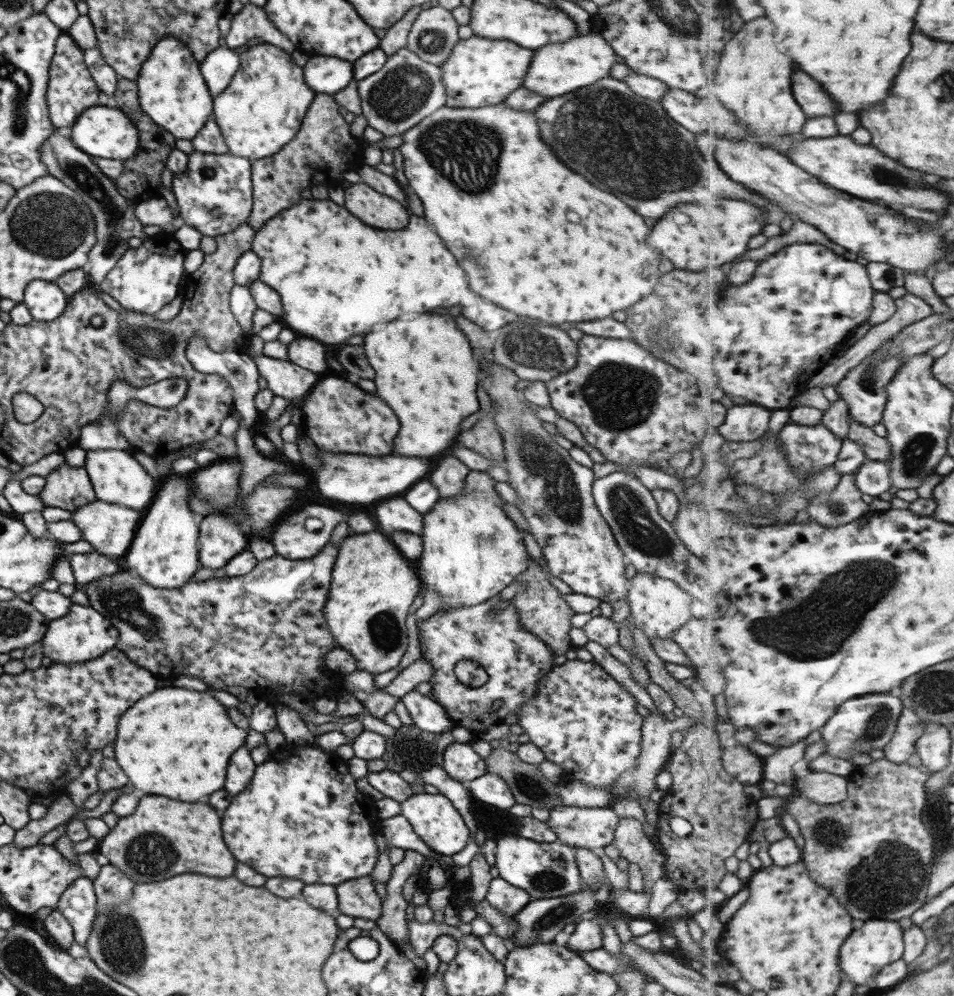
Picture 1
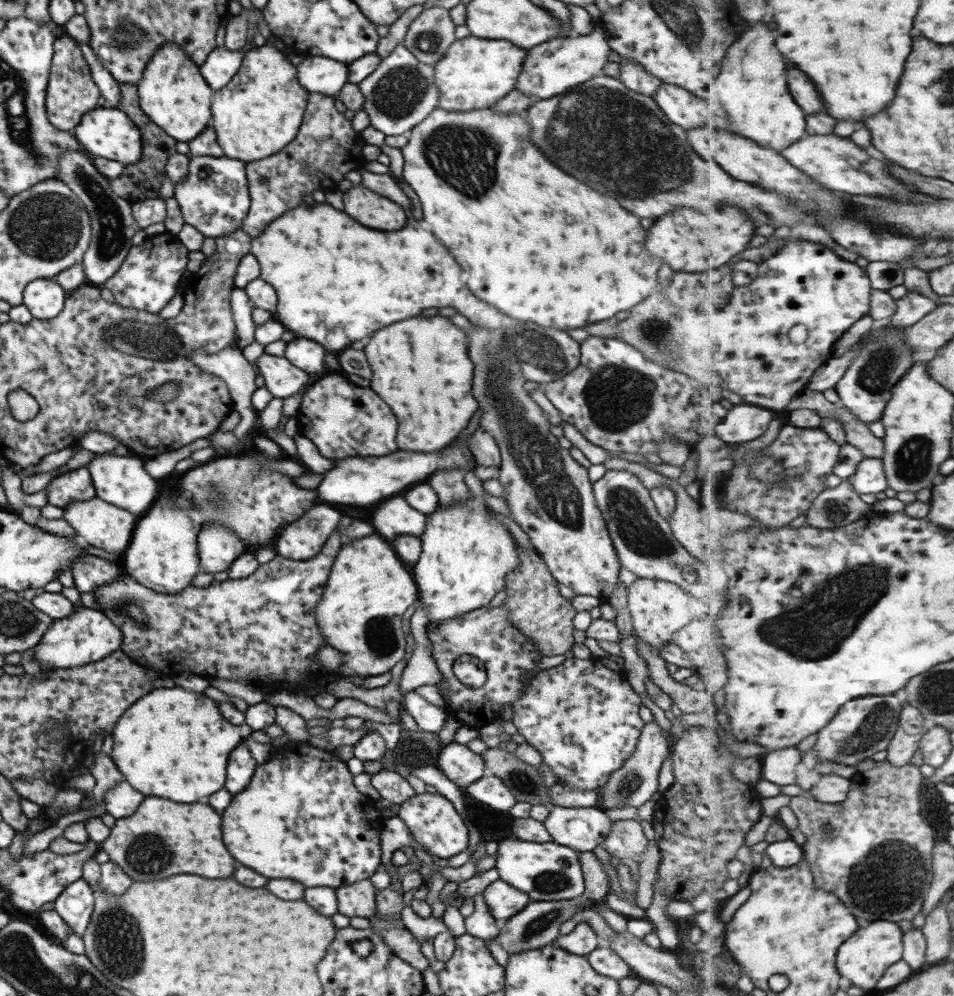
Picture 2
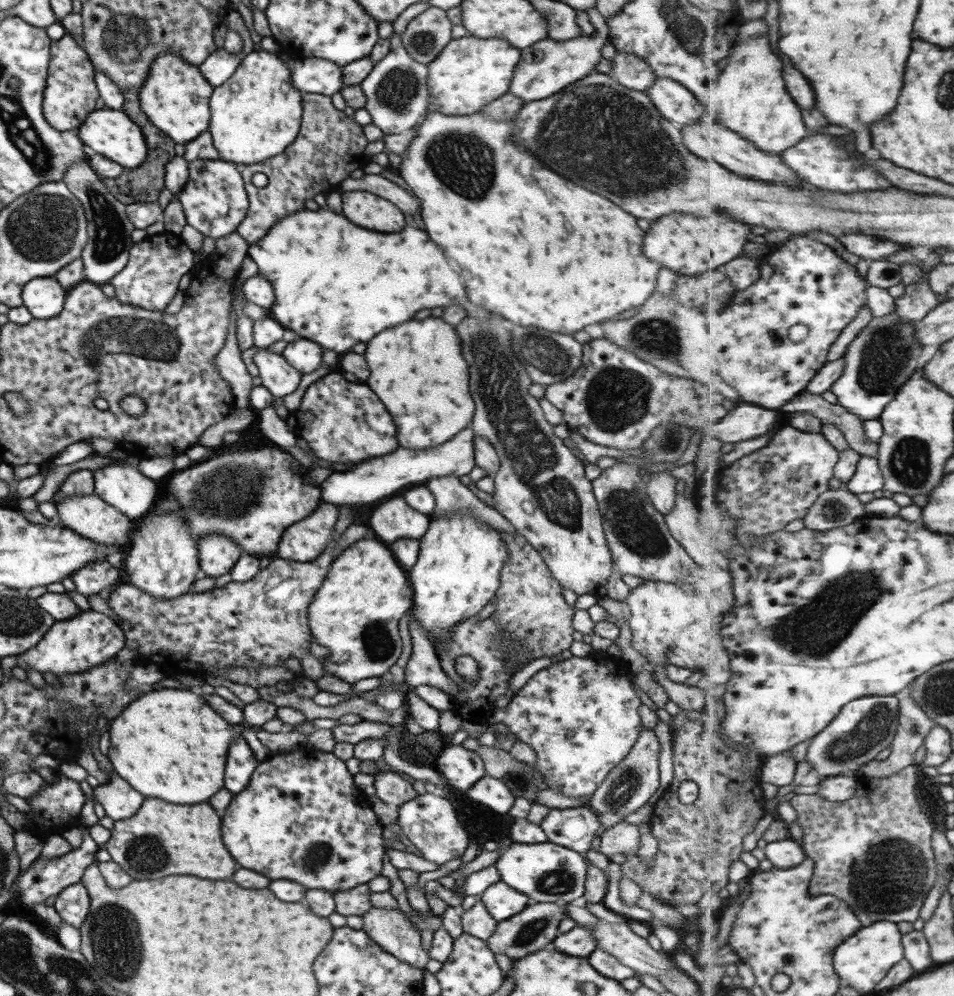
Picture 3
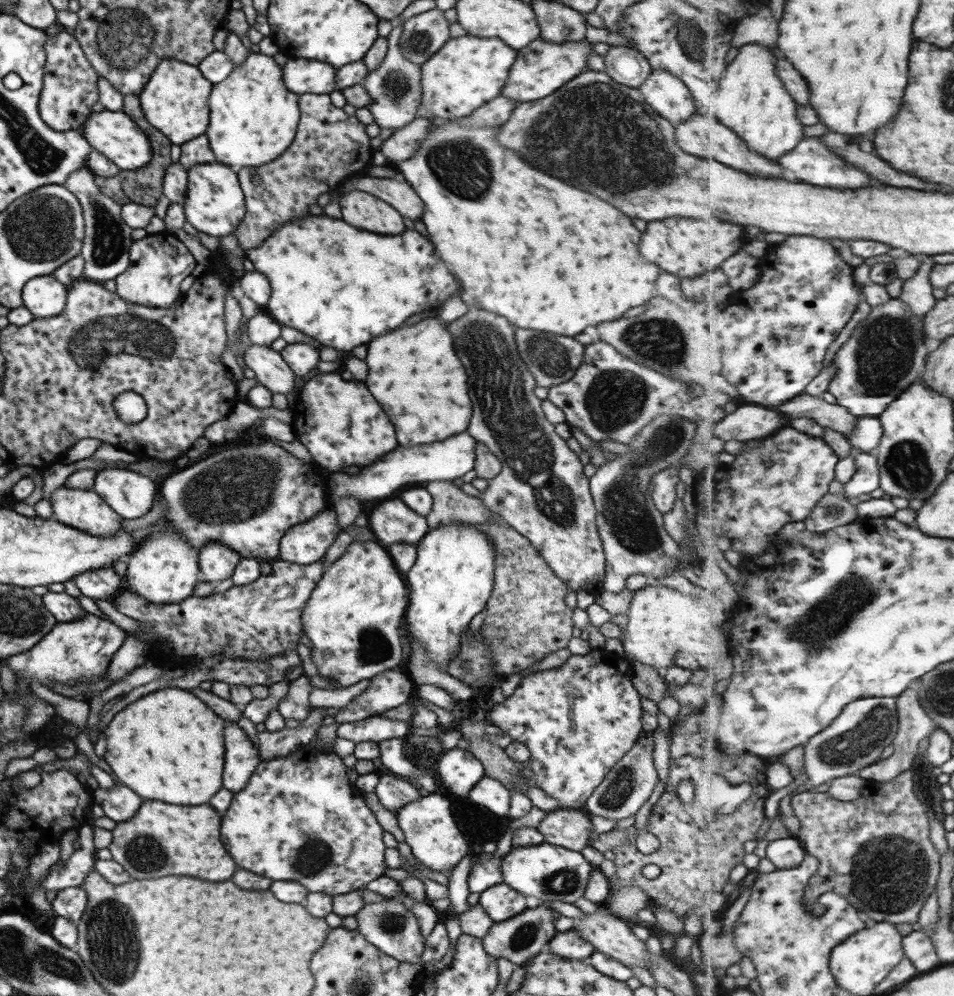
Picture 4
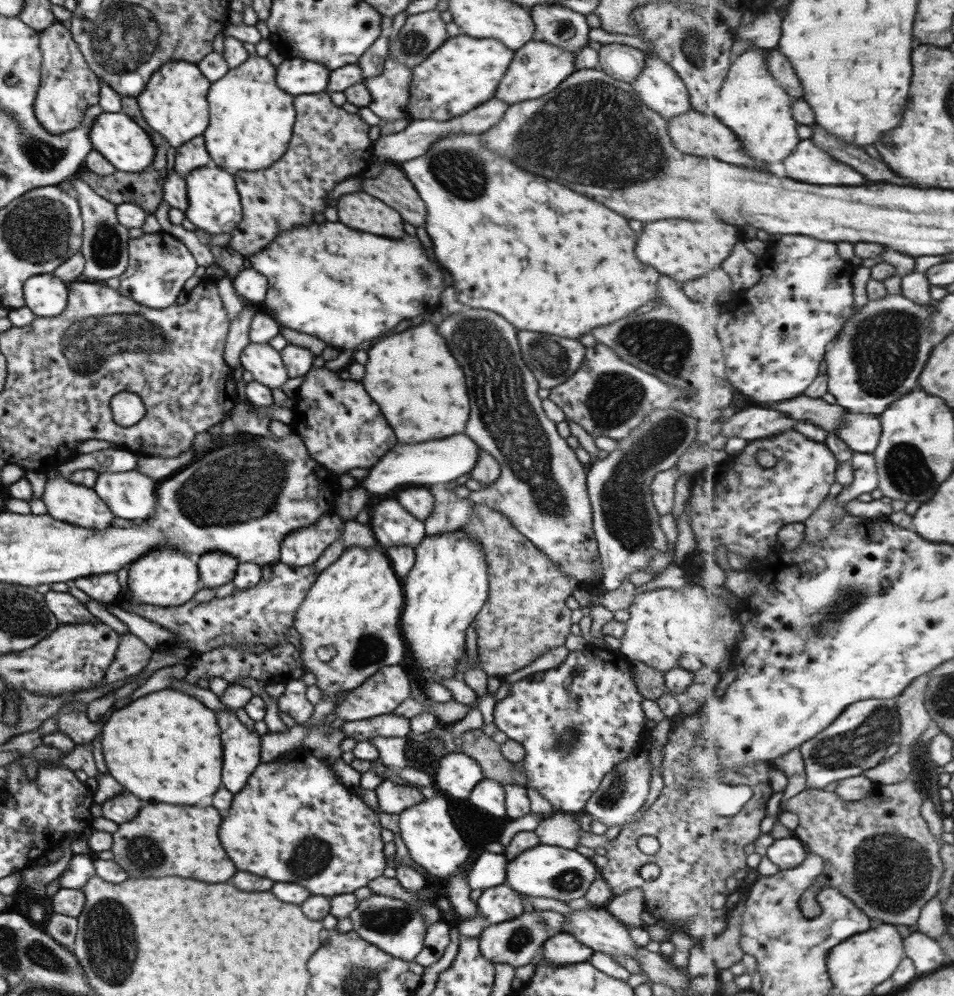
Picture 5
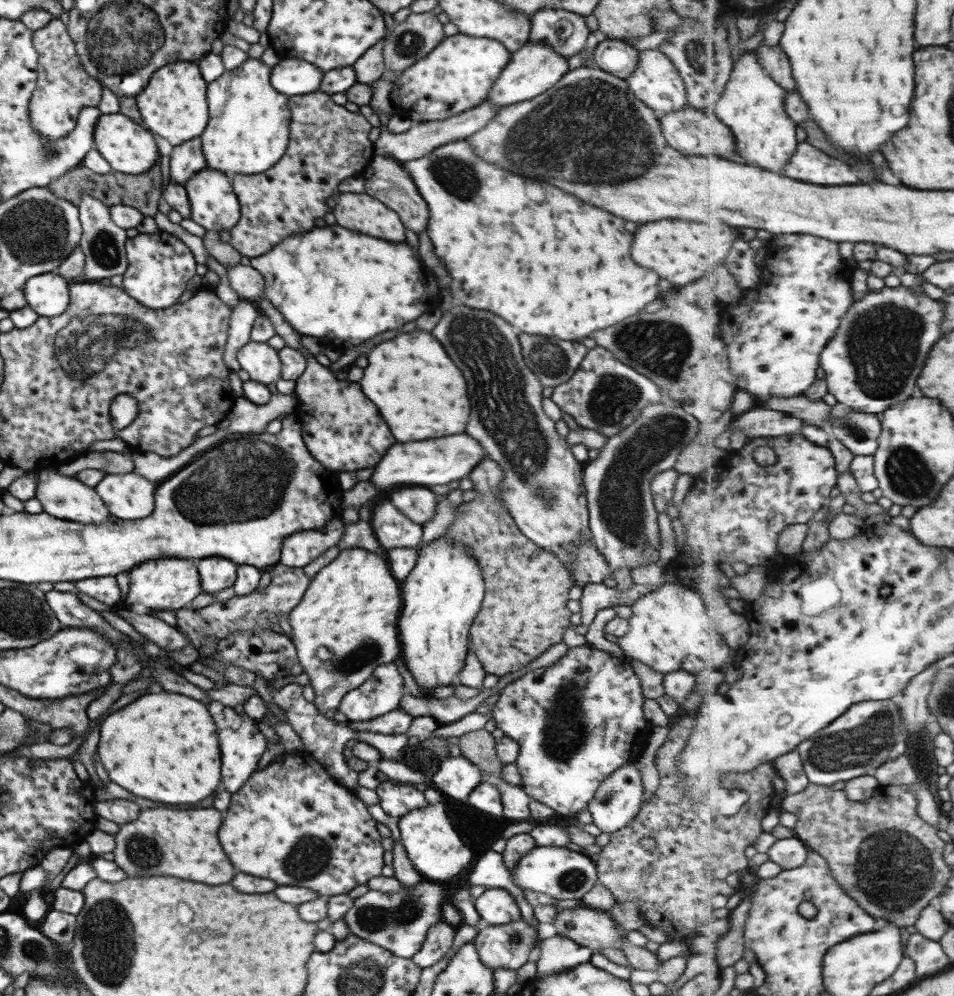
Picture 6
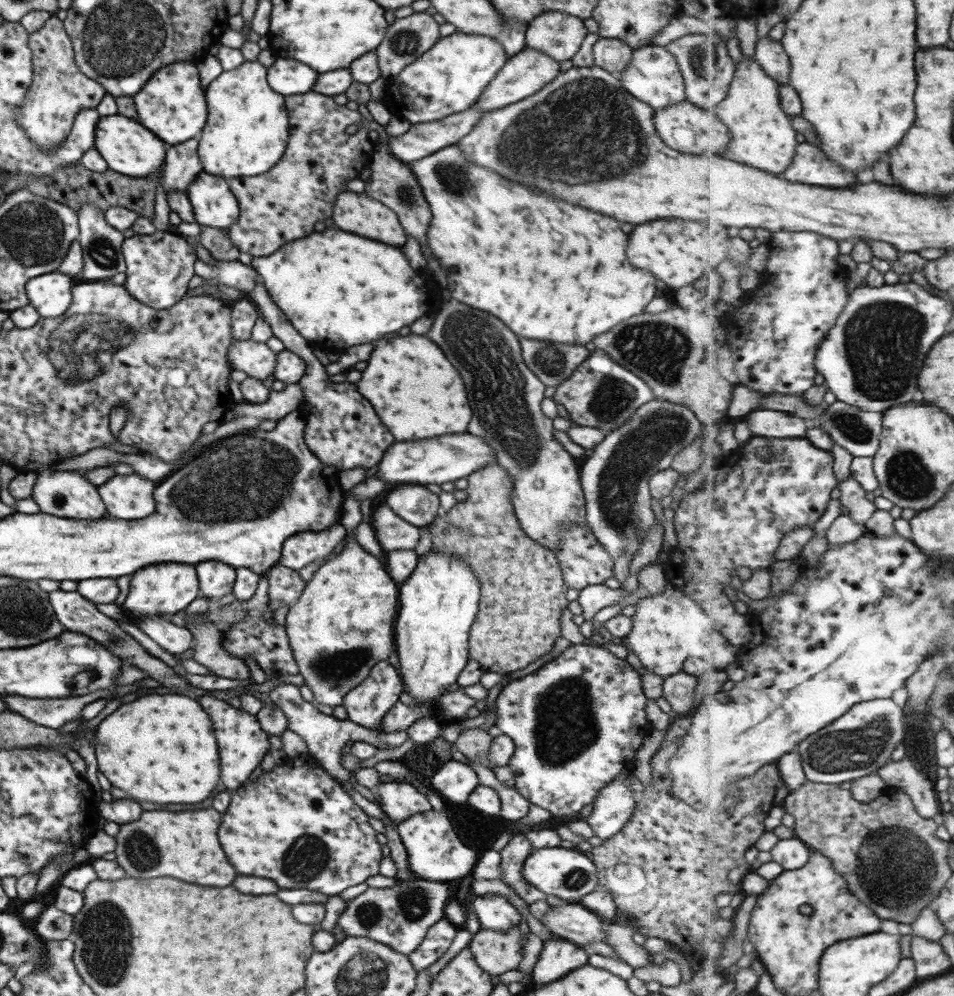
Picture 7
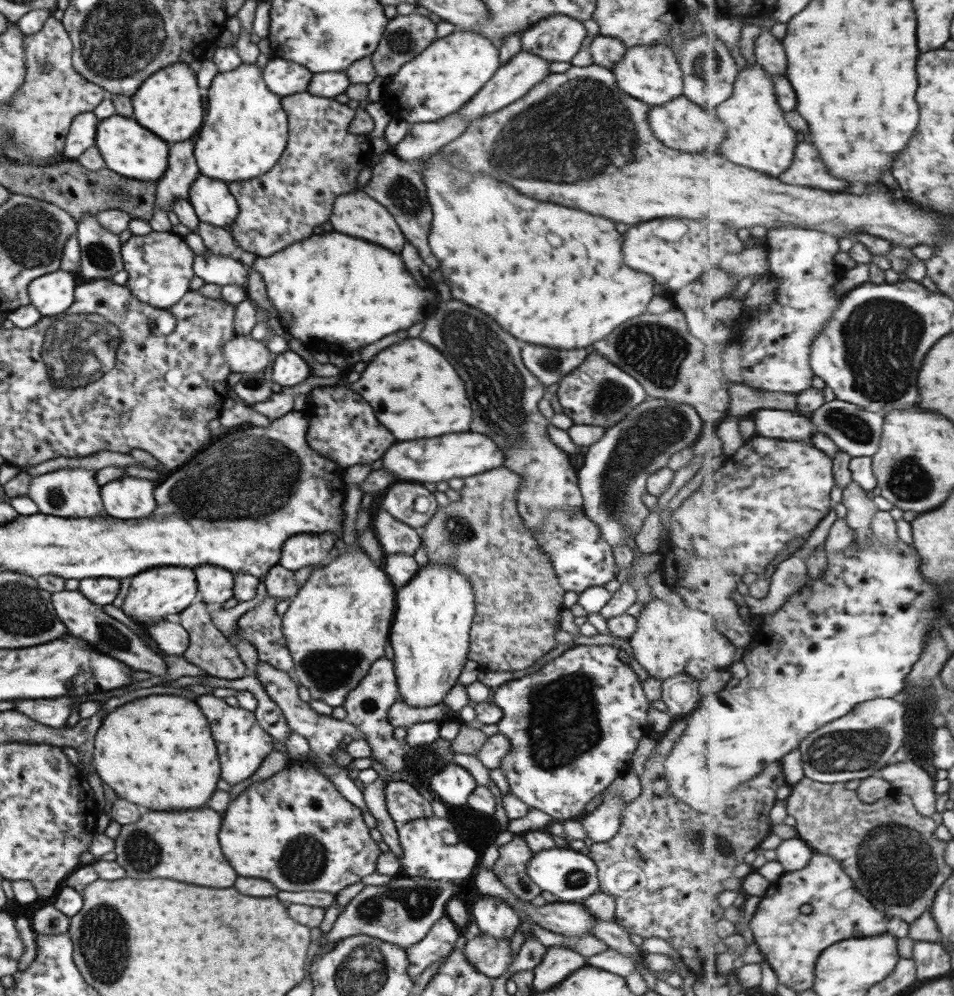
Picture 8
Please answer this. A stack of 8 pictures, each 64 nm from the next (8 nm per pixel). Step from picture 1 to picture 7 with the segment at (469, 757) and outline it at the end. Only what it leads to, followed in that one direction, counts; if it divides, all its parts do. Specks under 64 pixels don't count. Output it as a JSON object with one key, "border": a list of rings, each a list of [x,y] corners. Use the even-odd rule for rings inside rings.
{"border":[[[450,759],[442,765],[431,778],[433,790],[446,803],[448,800],[454,806],[464,806],[470,793],[479,785],[476,771],[465,762]]]}

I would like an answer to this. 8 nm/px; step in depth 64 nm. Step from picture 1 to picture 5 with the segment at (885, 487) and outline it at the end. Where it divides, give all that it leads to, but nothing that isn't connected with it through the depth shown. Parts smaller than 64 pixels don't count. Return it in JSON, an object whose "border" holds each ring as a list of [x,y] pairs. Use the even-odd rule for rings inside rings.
{"border":[[[857,452],[853,458],[856,480],[835,497],[843,505],[881,488],[881,474],[875,454]]]}

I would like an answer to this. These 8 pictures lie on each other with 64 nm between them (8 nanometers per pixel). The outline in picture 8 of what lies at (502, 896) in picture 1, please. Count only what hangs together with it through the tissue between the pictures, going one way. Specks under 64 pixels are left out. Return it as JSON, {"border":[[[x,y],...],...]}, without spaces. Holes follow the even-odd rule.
{"border":[[[492,897],[478,899],[472,906],[471,916],[482,933],[499,939],[512,938],[522,923],[519,914],[510,905]]]}

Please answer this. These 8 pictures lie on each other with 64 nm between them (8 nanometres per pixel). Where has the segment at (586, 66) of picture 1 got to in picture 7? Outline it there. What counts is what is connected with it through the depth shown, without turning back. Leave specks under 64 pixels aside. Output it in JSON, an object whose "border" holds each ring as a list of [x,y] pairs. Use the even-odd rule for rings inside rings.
{"border":[[[526,46],[518,54],[507,59],[494,80],[490,82],[490,86],[486,88],[482,96],[470,108],[480,109],[480,112],[487,113],[518,103],[519,100],[524,100],[536,94],[541,88],[550,84],[550,81],[554,80],[560,73],[560,62],[554,60],[545,52]]]}

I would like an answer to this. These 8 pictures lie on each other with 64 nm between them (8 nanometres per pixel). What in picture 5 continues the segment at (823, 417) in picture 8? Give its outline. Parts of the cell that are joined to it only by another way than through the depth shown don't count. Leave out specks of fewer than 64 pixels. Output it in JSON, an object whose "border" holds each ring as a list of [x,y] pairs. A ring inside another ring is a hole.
{"border":[[[849,411],[845,425],[836,431],[856,452],[875,454],[883,437],[881,415]]]}

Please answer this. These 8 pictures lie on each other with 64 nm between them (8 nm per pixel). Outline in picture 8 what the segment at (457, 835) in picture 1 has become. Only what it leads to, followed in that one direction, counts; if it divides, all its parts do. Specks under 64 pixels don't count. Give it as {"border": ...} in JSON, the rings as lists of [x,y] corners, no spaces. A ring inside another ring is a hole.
{"border":[[[434,814],[398,825],[397,833],[403,850],[403,855],[399,859],[401,875],[444,881],[461,881],[470,876],[476,871],[480,857],[470,845],[462,841],[446,844],[442,834],[454,831],[455,827],[447,817],[441,818]]]}

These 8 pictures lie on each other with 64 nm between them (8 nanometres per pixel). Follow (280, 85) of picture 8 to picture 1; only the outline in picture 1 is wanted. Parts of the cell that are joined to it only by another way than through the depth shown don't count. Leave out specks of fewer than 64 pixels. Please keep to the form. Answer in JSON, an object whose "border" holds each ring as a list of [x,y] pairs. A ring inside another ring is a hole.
{"border":[[[314,55],[304,66],[303,75],[315,93],[333,95],[353,82],[353,63],[333,56]]]}

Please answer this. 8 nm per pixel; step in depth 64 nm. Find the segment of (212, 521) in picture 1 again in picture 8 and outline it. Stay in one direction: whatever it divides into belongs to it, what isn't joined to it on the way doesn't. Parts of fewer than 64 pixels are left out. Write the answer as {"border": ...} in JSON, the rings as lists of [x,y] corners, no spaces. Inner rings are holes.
{"border":[[[211,564],[198,565],[193,571],[197,580],[198,599],[204,604],[223,604],[233,598],[233,572]]]}

